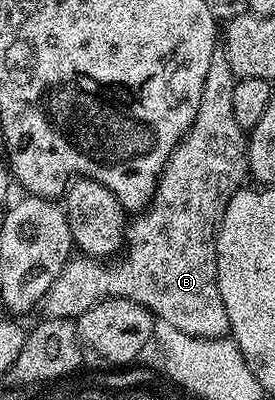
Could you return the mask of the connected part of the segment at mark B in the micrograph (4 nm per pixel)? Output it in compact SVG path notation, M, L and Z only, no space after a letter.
M218 48L207 67L207 80L203 80L199 112L165 165L153 199L134 217L137 218L134 222L132 219L128 223L123 253L108 260L71 257L45 296L43 309L48 317L76 320L102 298L126 298L143 304L152 312L154 319L166 321L187 336L223 338L229 334L229 317L223 296L219 296L217 279L217 229L223 220L223 212L227 212L231 196L242 189L244 182L241 181L249 174L247 132L239 128L235 111L231 108L236 83L224 49Z

